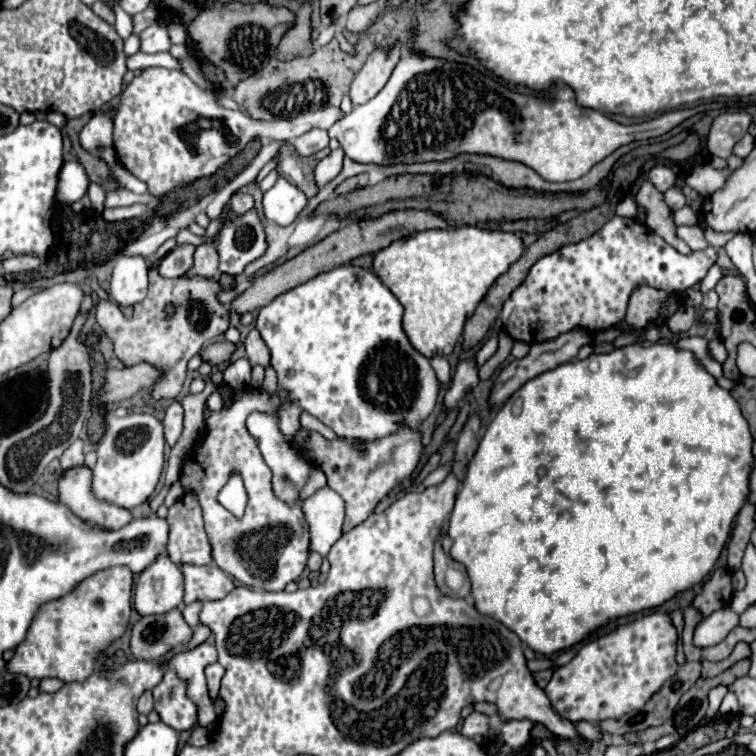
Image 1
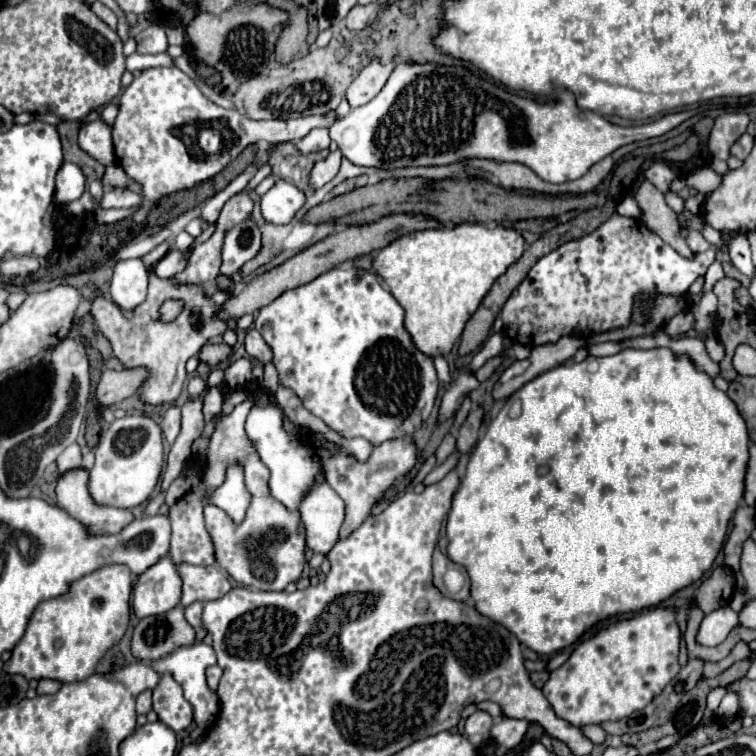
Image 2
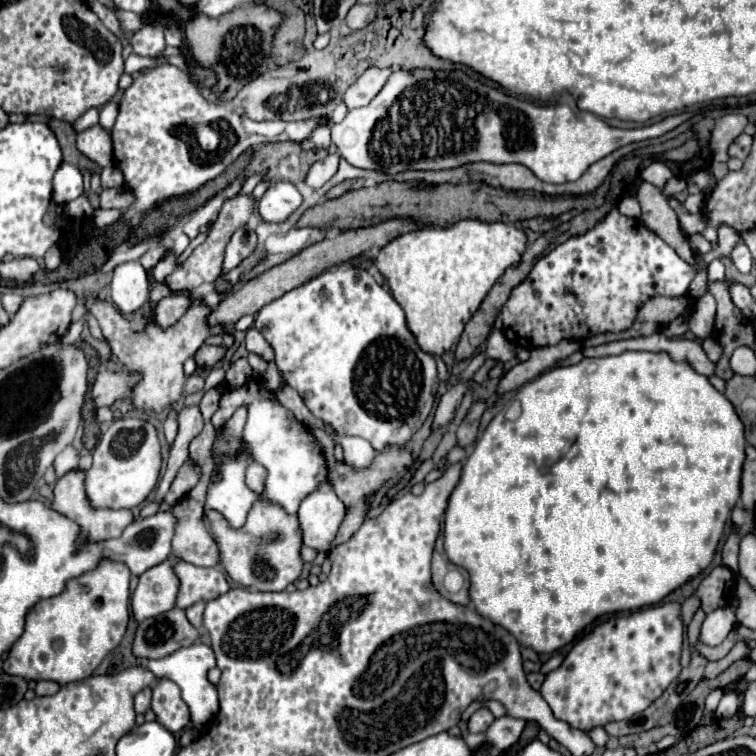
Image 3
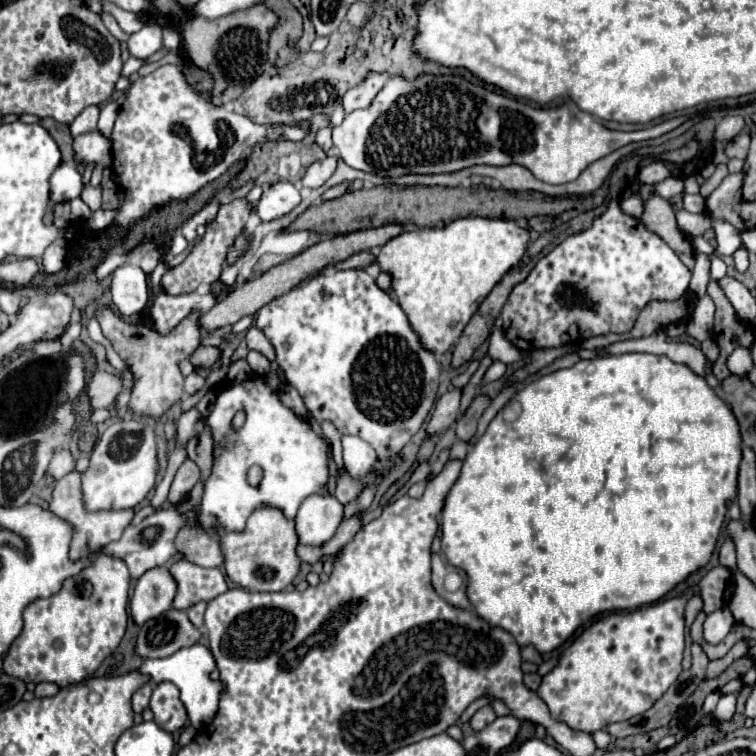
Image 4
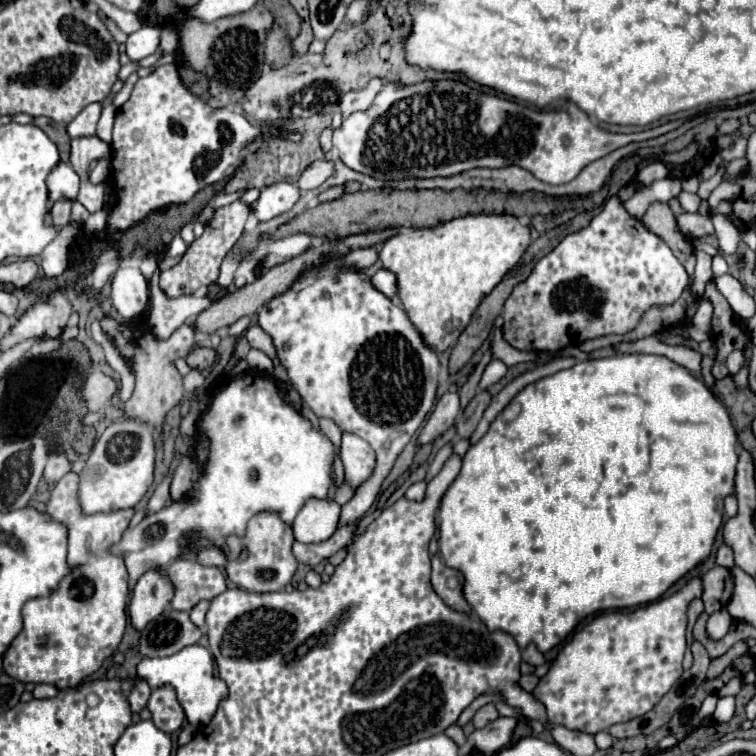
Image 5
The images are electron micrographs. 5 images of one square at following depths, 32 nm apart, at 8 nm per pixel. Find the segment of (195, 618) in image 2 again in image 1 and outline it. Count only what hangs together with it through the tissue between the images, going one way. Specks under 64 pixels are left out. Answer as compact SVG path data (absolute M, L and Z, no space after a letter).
M192 602L192 604L188 604L188 606L184 606L184 608L182 608L184 620L186 620L186 622L188 622L192 628L196 628L196 626L200 624L200 620L198 620L200 608L202 608L202 604L200 604L200 602Z

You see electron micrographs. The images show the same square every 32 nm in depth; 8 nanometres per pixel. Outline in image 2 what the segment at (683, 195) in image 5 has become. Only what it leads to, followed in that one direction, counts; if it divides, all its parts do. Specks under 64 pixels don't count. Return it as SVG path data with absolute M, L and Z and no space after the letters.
M698 192L696 196L690 196L690 198L684 202L684 206L686 206L688 212L692 212L692 214L700 214L700 212L702 212L702 204L704 204L704 200L706 200L706 196Z

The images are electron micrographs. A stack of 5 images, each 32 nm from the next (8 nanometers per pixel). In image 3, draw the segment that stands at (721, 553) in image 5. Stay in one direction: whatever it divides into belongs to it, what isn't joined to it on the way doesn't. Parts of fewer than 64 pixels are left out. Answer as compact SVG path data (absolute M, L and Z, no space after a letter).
M732 532L722 546L722 562L732 572L738 572L738 540L740 540L740 534Z

